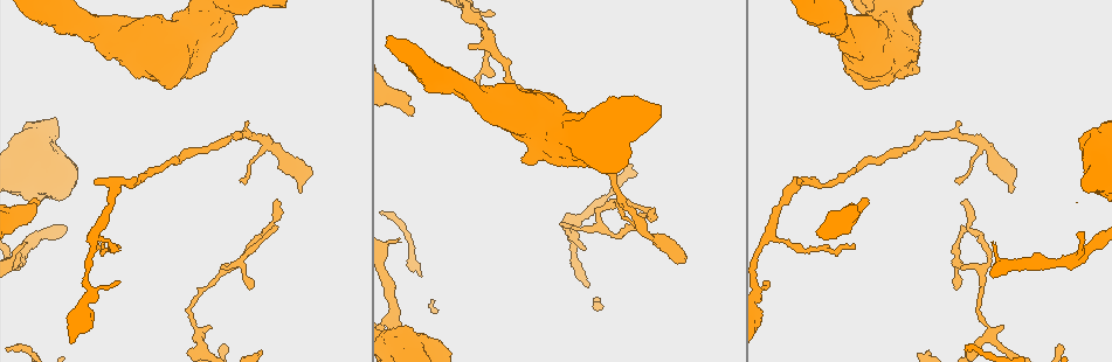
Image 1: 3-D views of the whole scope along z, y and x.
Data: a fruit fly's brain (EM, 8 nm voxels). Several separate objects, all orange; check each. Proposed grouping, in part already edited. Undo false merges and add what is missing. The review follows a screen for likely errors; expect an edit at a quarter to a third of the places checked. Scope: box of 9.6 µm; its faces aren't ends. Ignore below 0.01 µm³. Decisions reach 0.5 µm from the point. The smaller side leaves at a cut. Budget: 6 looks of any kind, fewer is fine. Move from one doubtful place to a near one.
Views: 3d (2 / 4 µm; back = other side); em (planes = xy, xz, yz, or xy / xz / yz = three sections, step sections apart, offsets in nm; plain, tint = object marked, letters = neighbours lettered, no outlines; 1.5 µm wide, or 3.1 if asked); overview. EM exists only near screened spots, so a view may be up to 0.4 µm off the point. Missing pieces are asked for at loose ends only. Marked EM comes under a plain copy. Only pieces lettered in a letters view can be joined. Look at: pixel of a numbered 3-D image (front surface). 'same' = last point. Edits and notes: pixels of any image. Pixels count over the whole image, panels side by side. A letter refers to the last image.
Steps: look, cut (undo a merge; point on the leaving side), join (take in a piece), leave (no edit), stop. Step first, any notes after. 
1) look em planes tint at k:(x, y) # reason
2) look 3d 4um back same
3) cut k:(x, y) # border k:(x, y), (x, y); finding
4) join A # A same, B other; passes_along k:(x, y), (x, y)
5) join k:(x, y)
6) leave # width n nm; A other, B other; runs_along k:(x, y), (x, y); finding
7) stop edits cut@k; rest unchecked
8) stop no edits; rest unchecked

look em yz step 8 letters at 1:(1002, 327) # an open end

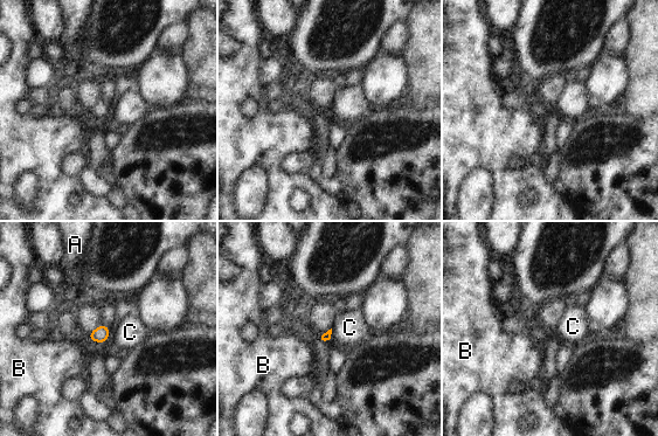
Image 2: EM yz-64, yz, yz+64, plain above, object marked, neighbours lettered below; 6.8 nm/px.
look em planes letters same

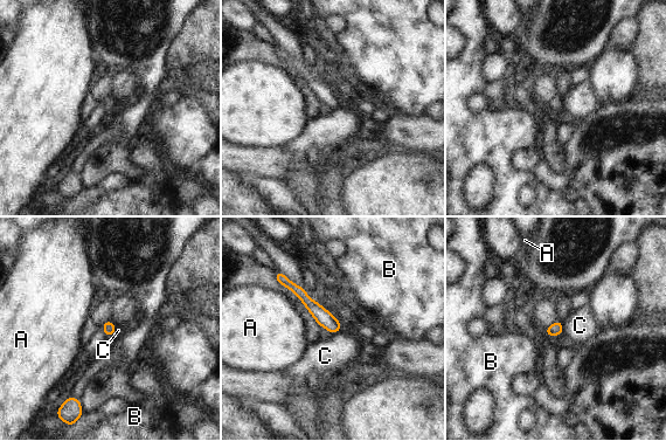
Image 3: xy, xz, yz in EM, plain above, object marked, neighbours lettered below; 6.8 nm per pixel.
leave # A other, B other, C other; no lettered piece goes on from it

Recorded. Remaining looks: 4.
look 3d 2um at 1:(956, 289) # an open end

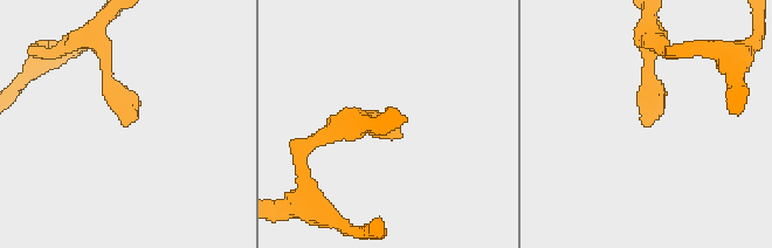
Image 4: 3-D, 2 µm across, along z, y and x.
look em planes tint at 4:(126, 125) # need the tissue

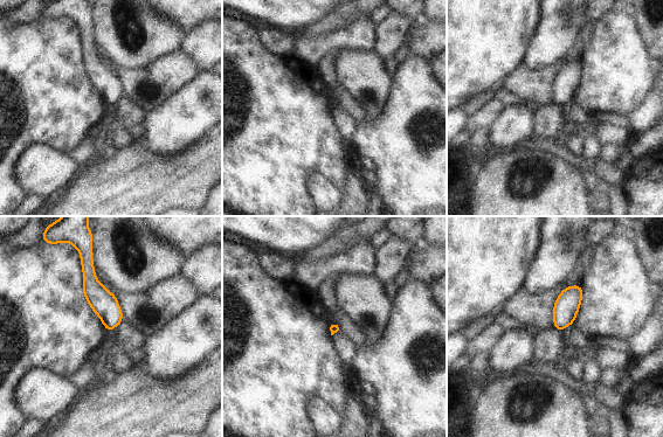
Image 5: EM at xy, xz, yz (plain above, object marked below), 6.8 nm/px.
look em planes letters same

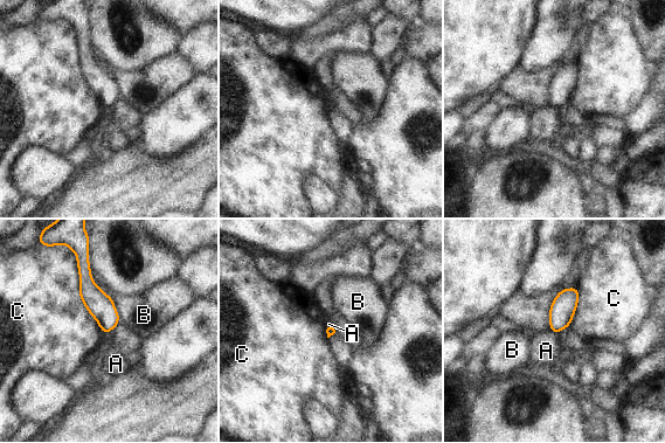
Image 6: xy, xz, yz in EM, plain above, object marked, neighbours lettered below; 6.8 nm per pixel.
leave # A other, B other, C other; border 6:(551, 330), (556, 333); no lettered piece goes on from it

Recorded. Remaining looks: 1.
look em planes letters at 1:(956, 182) # thin end

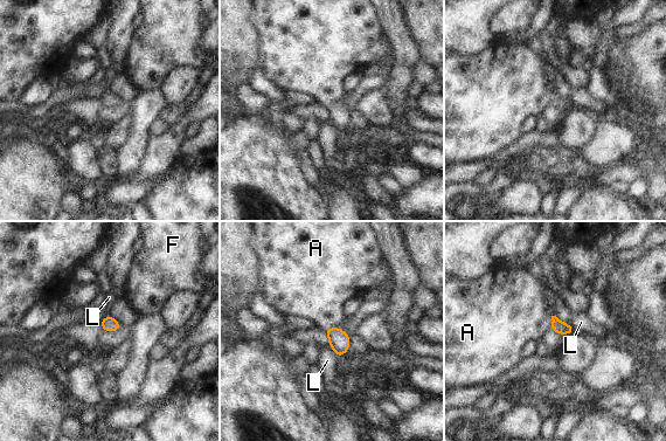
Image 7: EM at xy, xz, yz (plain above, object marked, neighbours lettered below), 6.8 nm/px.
join A # A same, F other, L other; it goes on there

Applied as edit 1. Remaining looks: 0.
stop edits join@7; rest unchecked

